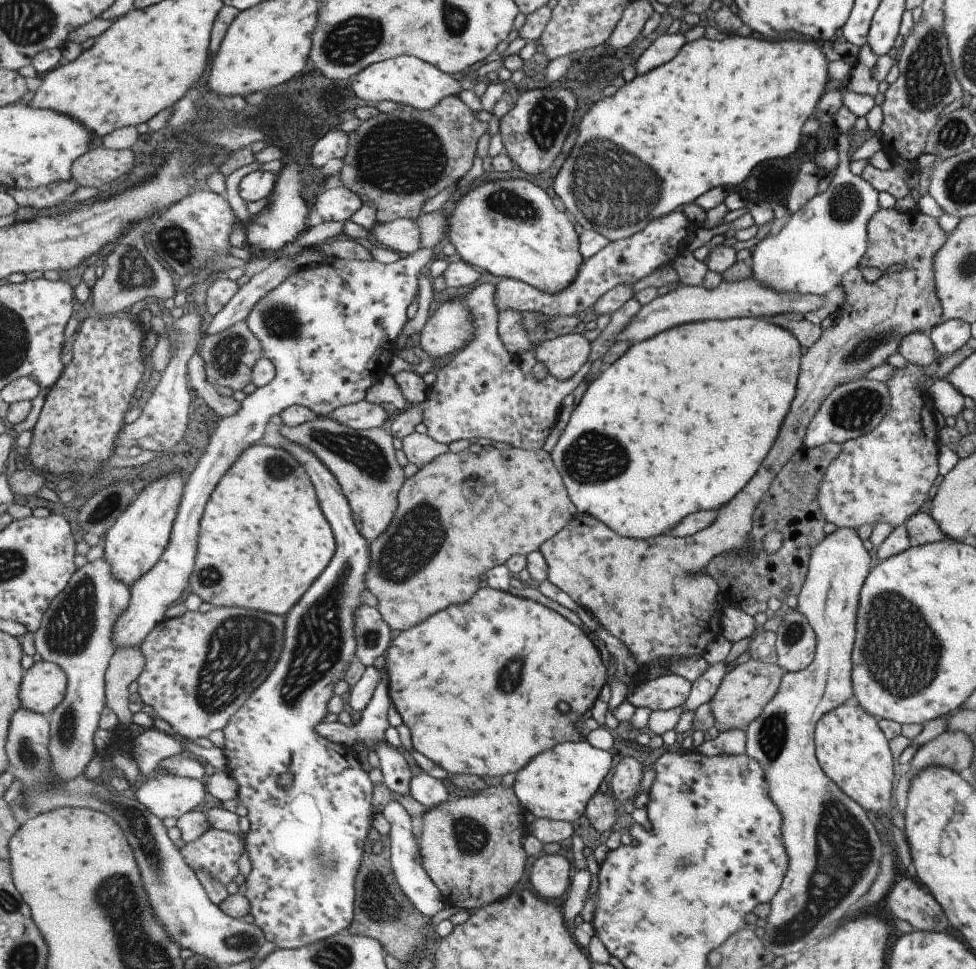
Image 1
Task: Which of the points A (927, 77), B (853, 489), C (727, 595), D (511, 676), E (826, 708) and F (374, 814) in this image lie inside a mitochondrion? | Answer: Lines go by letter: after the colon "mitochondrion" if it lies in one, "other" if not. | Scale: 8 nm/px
A: mitochondrion
B: other
C: other
D: mitochondrion
E: other
F: other

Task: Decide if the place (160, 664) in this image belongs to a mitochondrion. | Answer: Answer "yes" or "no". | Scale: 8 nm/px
no

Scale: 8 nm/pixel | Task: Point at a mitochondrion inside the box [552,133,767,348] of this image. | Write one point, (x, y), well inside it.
(614, 189)

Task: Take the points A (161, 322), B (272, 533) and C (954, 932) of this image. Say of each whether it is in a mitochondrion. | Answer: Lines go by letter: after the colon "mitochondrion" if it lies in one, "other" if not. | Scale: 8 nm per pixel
A: other
B: other
C: other

